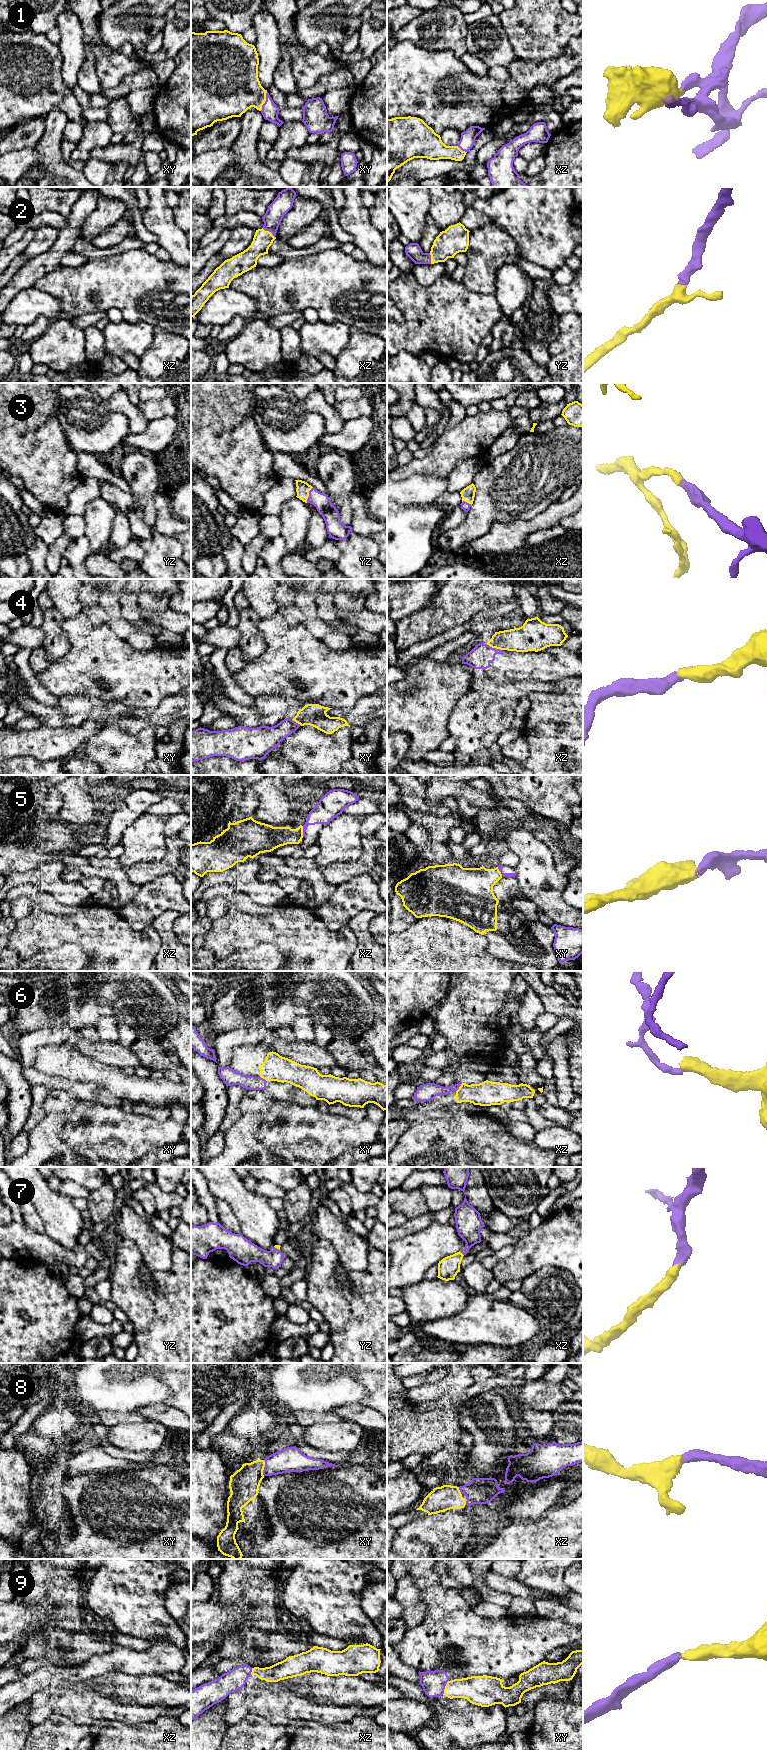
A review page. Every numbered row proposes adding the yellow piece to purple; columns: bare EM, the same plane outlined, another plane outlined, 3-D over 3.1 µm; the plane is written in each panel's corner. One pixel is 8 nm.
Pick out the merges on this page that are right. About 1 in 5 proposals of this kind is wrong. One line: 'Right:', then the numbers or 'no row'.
Right: 1, 2, 3, 7, 8, 9

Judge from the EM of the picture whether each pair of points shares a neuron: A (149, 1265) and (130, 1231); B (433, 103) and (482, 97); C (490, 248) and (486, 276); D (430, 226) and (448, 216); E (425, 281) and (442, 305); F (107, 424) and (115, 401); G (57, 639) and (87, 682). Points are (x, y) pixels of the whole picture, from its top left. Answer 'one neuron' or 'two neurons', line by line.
A: one neuron
B: one neuron
C: one neuron
D: two neurons
E: two neurons
F: two neurons
G: two neurons

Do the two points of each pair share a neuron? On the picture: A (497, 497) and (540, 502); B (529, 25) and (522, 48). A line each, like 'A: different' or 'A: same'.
A: same
B: same

